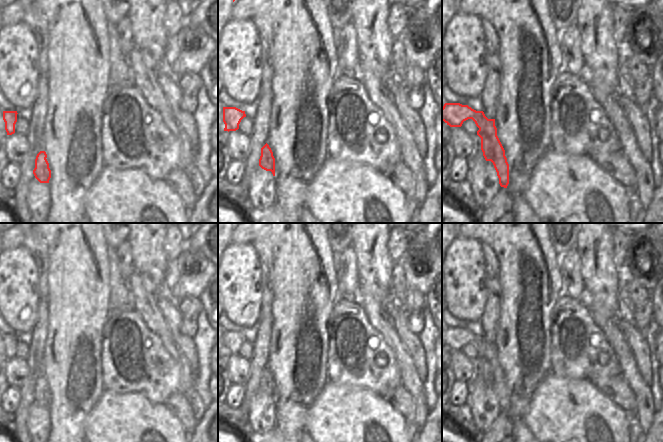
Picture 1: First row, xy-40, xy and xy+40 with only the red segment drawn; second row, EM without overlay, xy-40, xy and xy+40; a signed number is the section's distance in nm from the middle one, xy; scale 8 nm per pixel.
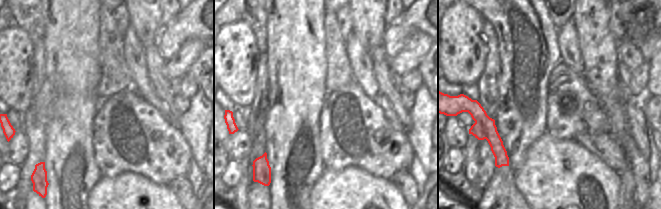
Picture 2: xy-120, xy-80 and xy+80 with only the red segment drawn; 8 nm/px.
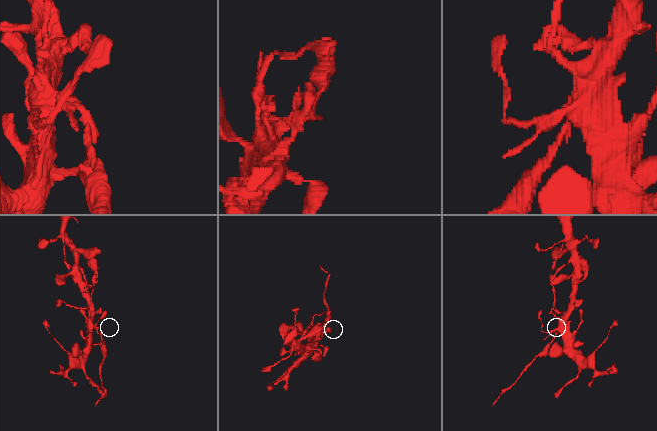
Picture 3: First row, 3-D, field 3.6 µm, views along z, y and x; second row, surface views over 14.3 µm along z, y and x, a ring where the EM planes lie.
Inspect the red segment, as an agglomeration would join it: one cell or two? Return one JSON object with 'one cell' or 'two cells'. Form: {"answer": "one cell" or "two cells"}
{"answer": "two cells"}

